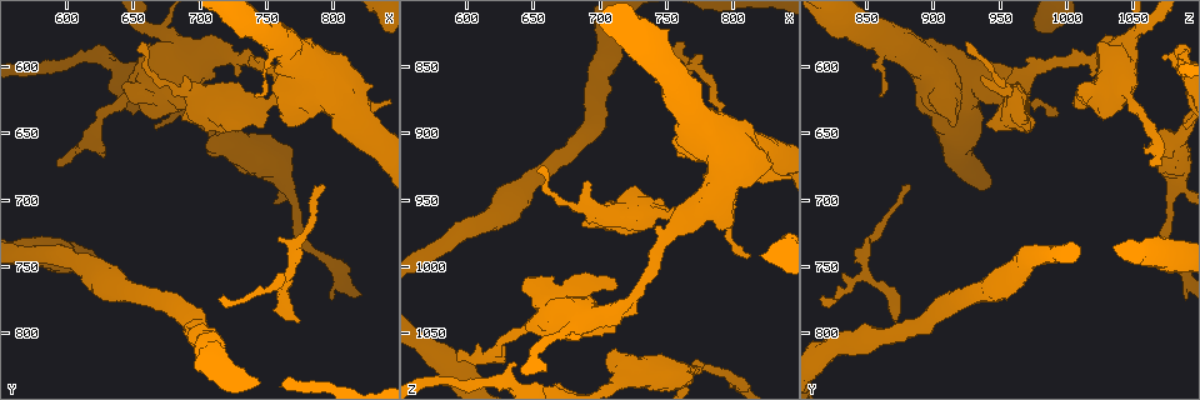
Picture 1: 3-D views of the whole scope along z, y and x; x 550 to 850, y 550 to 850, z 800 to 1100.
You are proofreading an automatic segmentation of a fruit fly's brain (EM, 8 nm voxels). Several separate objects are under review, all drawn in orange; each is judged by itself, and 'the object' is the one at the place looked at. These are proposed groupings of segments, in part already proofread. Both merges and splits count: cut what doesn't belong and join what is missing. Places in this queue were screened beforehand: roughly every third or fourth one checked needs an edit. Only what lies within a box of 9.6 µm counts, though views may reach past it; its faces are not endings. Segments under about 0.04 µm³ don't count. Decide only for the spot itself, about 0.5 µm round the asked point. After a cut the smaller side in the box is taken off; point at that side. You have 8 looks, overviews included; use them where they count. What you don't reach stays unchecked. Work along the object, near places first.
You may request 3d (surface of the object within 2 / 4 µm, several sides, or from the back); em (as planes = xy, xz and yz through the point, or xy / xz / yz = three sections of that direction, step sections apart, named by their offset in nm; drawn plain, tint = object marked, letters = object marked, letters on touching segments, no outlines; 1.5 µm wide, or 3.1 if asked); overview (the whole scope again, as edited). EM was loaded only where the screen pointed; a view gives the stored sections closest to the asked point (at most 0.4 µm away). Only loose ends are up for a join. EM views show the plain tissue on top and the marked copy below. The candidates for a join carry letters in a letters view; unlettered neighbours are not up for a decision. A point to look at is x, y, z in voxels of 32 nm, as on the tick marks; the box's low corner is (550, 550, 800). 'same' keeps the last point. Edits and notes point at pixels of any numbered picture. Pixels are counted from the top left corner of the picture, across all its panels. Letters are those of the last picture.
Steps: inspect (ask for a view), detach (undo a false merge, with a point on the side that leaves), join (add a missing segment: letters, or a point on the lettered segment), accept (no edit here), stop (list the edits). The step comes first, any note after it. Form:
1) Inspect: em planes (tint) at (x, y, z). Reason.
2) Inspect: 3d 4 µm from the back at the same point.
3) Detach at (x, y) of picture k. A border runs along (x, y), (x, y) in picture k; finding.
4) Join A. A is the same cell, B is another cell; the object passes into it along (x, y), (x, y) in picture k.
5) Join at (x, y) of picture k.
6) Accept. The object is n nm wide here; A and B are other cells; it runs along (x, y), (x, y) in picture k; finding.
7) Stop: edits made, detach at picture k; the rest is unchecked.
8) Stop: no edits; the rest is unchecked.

Inspect: em yz step 8 (letters) at (594, 676, 1064). Branch stops here.

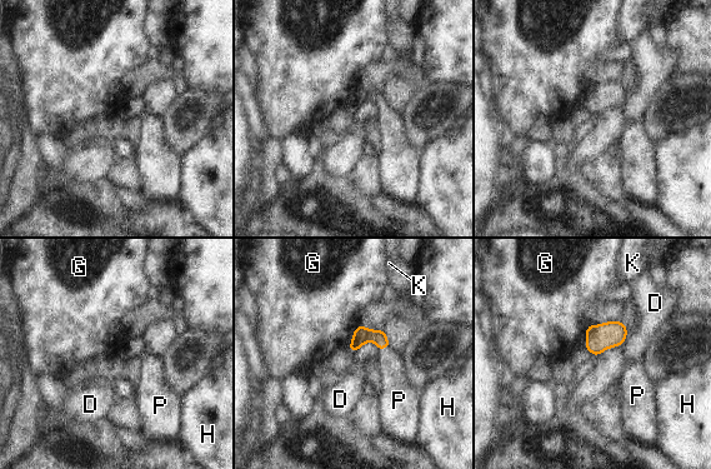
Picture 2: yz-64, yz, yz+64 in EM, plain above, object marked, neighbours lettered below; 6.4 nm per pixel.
Join P. P is the same cell, D, G, H and K are other cells; the object passes into it along (361, 335), (384, 347), (395, 383) in picture 2; it goes on there.

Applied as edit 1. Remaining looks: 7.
Inspect: overview.

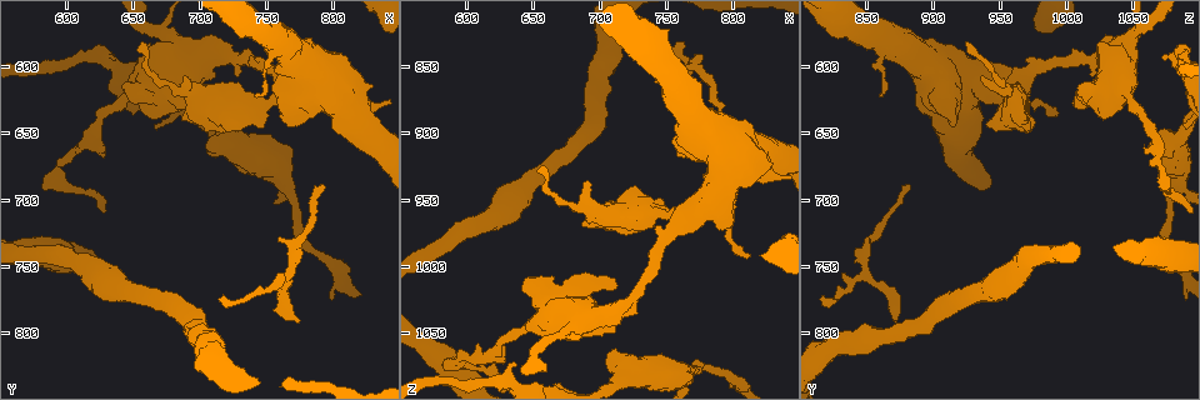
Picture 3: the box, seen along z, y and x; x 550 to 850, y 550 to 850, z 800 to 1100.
Inspect: em xz step 8 (tint) at (786, 738, 1076). Narrows sharply.

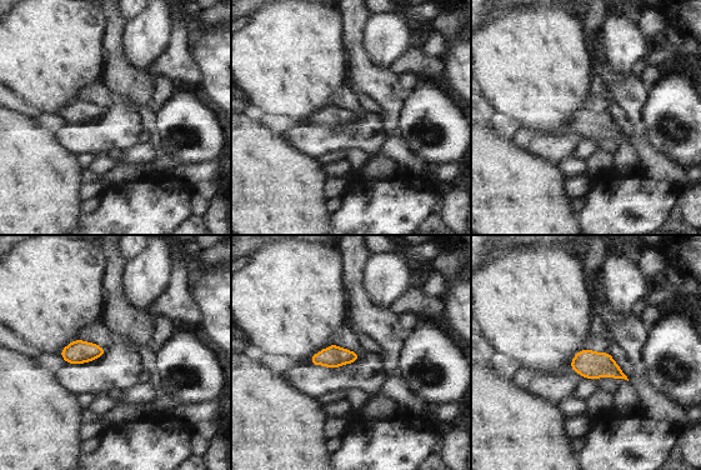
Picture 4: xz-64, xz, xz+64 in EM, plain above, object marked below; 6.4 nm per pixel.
Inspect: em planes (tint) at the same point. Another direction.

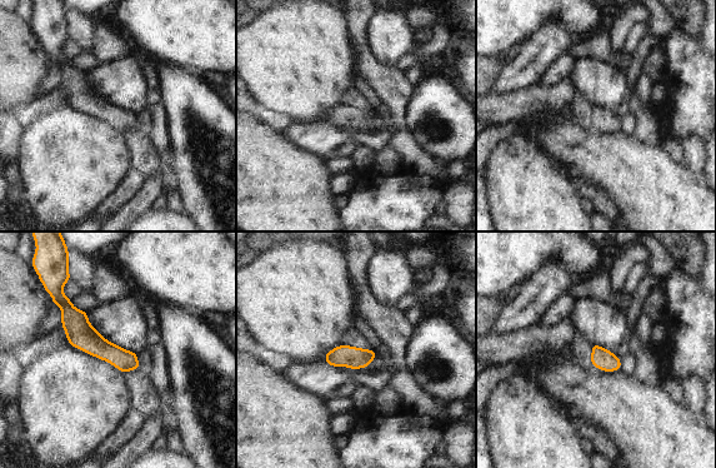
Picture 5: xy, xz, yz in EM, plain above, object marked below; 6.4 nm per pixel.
Inspect: em planes (letters) at the same point.

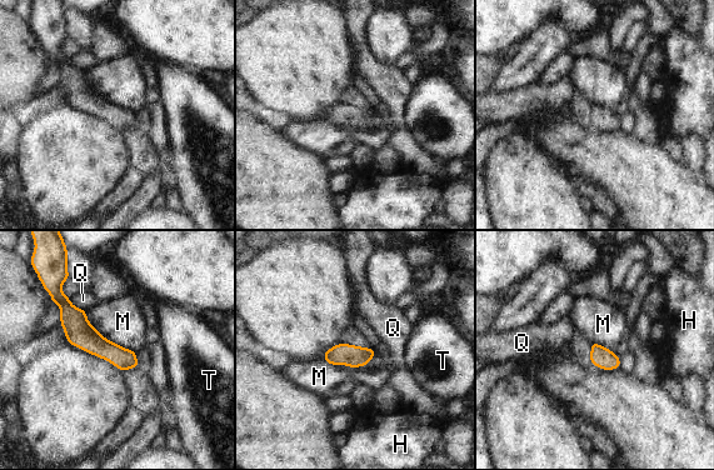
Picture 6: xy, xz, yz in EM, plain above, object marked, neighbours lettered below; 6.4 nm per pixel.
Accept. H, M, Q and T are other cells; one cell here.

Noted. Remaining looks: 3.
Inspect: 3d 4 µm at (792, 688, 880). Free end.

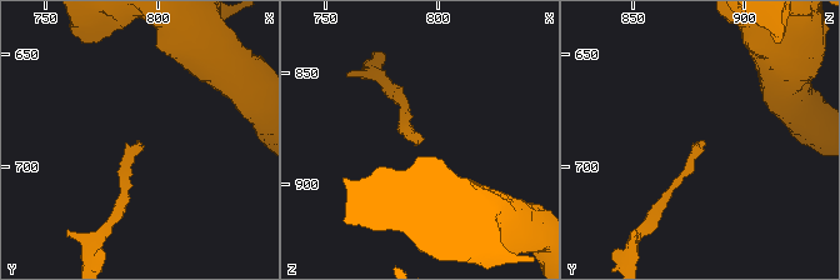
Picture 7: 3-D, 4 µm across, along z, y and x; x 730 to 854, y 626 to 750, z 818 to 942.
Inspect: em xz step 4 (tint) at (792, 689, 883). Shape alone is not enough.

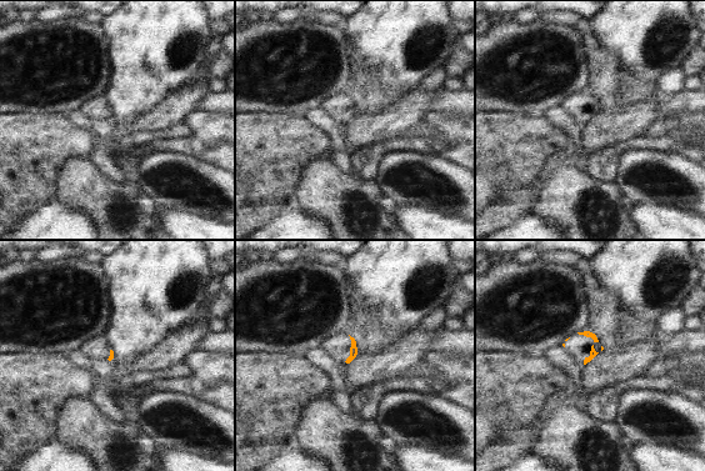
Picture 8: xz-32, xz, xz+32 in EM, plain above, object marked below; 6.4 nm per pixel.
Inspect: em planes (letters) at the same point. Cut it another way.

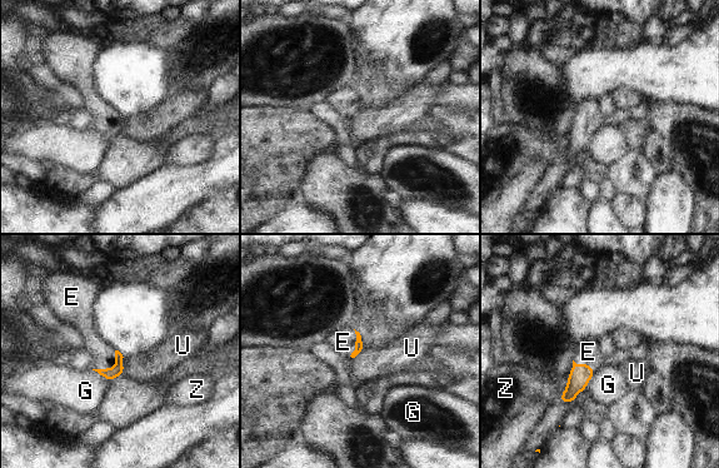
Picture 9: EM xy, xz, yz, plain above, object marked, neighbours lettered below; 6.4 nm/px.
Join E. E is the same cell, G, U and Z are other cells; the object passes into it along (109, 373), (110, 368), (103, 356) in picture 9; the cell continues.

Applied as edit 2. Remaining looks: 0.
Stop: edits made, join at picture 2, join at picture 9; the rest is unchecked.

